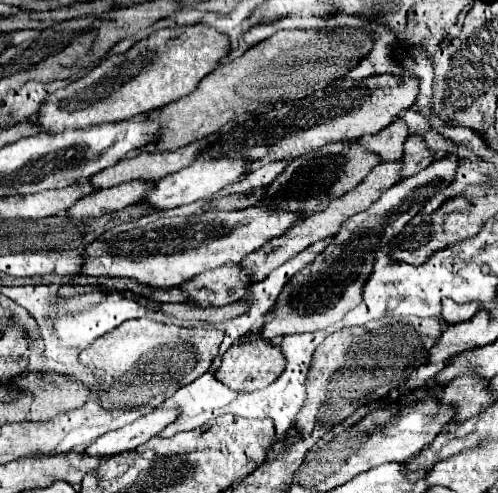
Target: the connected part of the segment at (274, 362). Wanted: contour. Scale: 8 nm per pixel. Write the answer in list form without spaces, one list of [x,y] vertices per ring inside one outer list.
[[[248,332],[224,352],[222,364],[214,372],[214,376],[234,392],[252,392],[272,384],[272,380],[276,380],[276,376],[282,370],[284,370],[284,356],[280,356],[280,348],[272,346],[266,340],[260,340],[256,332]]]

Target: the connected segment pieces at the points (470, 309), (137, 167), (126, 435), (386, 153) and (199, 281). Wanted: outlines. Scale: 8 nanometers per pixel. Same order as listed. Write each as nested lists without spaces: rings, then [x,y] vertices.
[[[442,300],[442,312],[440,312],[440,322],[442,324],[460,324],[470,320],[476,310],[480,308],[478,302],[466,302],[458,304],[454,300]]]
[[[190,144],[172,152],[140,152],[134,158],[122,158],[116,166],[96,172],[94,176],[90,176],[88,184],[94,190],[102,190],[132,180],[154,182],[188,166],[196,158],[198,150],[198,144]]]
[[[156,408],[148,414],[144,414],[142,418],[138,418],[136,422],[126,424],[124,428],[102,434],[86,448],[86,454],[110,458],[110,456],[134,450],[140,444],[144,444],[148,438],[156,436],[164,426],[168,426],[174,420],[176,420],[176,412]]]
[[[400,118],[372,136],[362,136],[358,144],[368,152],[374,152],[380,162],[398,162],[402,156],[402,144],[408,138],[408,128]]]
[[[224,264],[214,270],[206,270],[178,288],[188,298],[186,302],[196,306],[226,306],[242,300],[250,286],[250,272],[238,270],[234,264]]]

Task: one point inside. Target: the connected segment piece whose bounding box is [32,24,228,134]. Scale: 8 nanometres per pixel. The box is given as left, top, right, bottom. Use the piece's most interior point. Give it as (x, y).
(169, 64)

